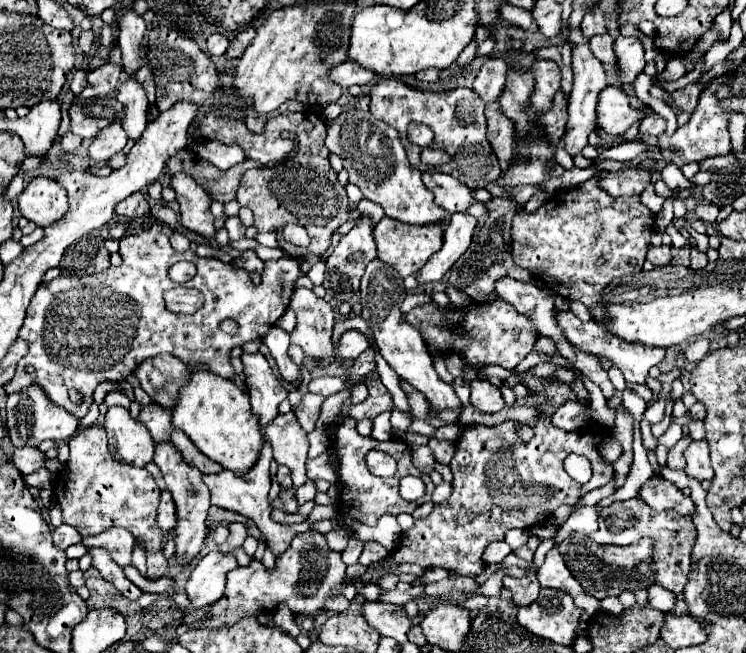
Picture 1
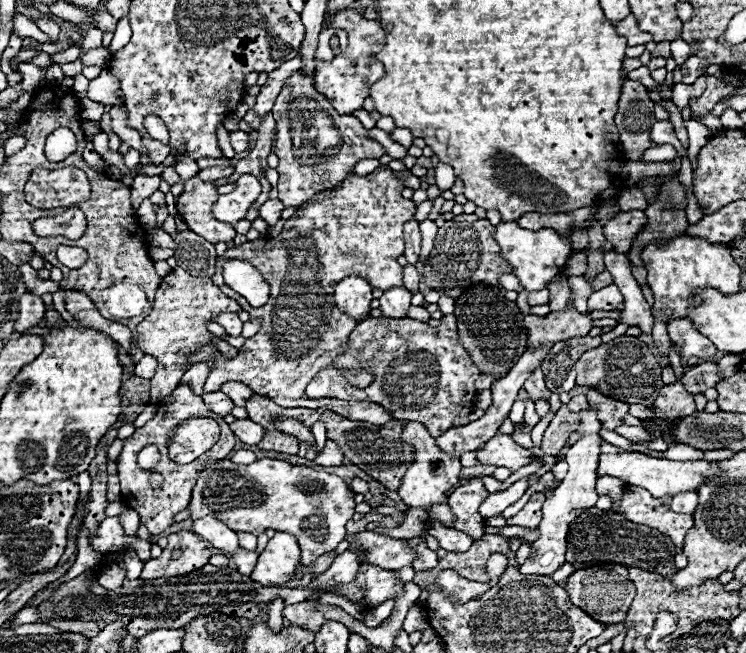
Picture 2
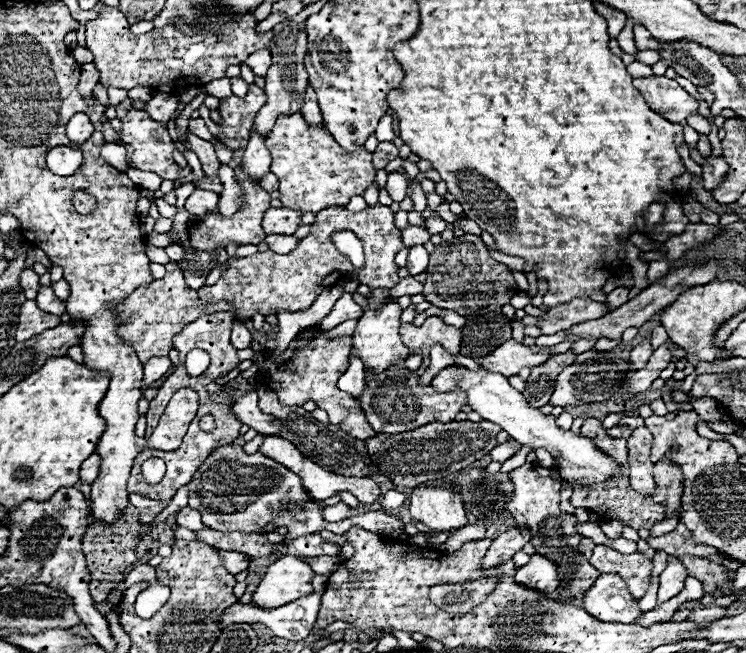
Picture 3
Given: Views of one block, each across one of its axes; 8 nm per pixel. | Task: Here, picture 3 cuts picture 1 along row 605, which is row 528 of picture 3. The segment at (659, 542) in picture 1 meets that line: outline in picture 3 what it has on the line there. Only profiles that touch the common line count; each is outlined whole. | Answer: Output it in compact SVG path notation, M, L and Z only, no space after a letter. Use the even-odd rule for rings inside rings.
M678 524L672 532L660 536L660 538L650 538L646 540L654 550L664 550L666 554L674 554L674 556L710 556L710 554L716 554L718 550L712 548L712 546L700 546L700 544L694 544L694 540L690 538L690 532Z

